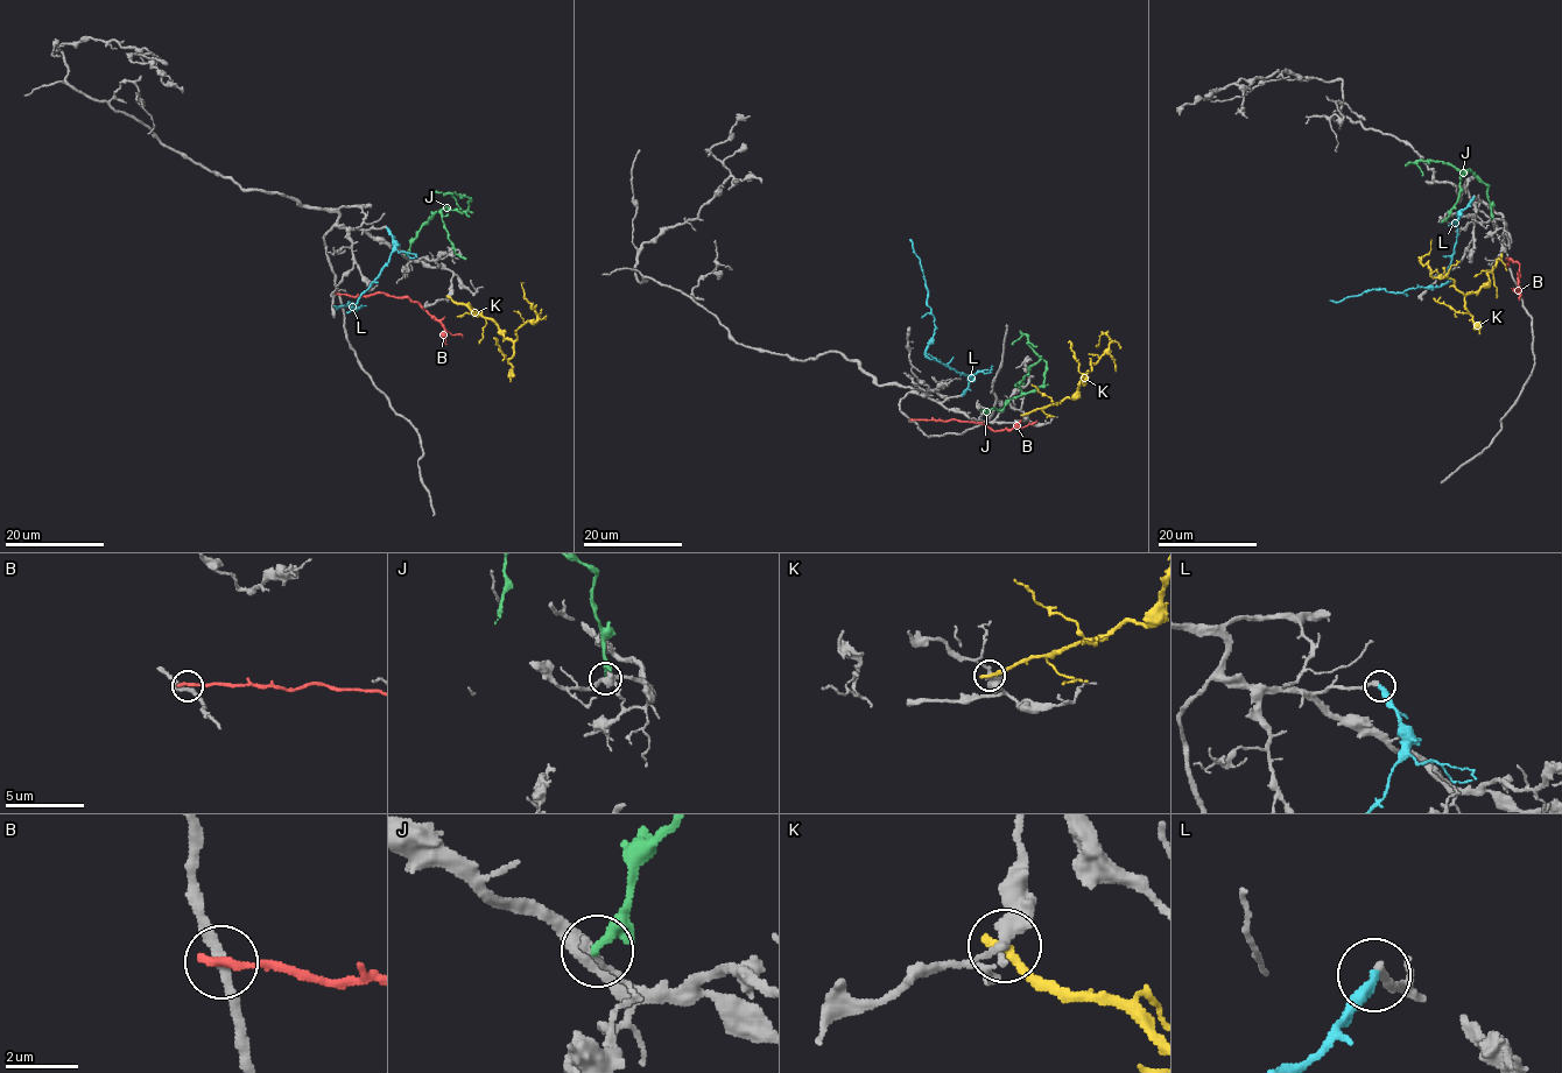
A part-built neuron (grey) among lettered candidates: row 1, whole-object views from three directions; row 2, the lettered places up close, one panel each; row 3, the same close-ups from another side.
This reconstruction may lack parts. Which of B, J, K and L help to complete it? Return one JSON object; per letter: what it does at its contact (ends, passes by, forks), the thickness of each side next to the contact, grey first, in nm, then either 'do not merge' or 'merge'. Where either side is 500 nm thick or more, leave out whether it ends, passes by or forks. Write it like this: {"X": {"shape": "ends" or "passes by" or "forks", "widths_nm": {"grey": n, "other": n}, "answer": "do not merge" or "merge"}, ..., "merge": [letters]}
{"B": {"shape": "ends", "widths_nm": {"grey": 240, "other": 280}, "answer": "do not merge"}, "J": {"shape": "ends", "widths_nm": {"grey": 170, "other": 280}, "answer": "do not merge"}, "K": {"shape": "ends", "widths_nm": {"grey": 320, "other": 300}, "answer": "do not merge"}, "L": {"shape": "ends", "widths_nm": {"grey": 240, "other": 340}, "answer": "merge"}, "merge": ["L"]}

